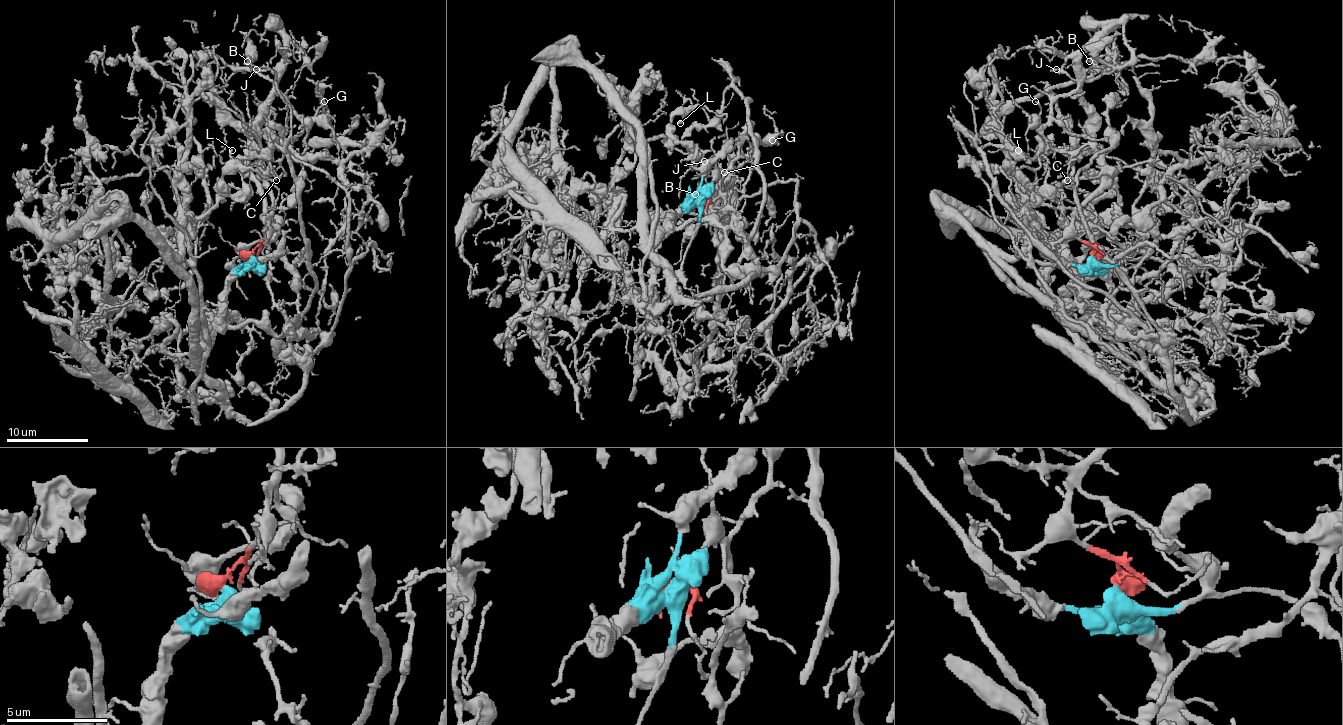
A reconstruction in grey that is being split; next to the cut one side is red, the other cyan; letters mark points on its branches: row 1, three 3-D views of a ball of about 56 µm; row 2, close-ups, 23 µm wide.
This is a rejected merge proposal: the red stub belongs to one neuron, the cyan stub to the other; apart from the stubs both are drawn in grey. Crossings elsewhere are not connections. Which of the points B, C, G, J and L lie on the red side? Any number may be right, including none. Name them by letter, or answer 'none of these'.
B, C, G, J

